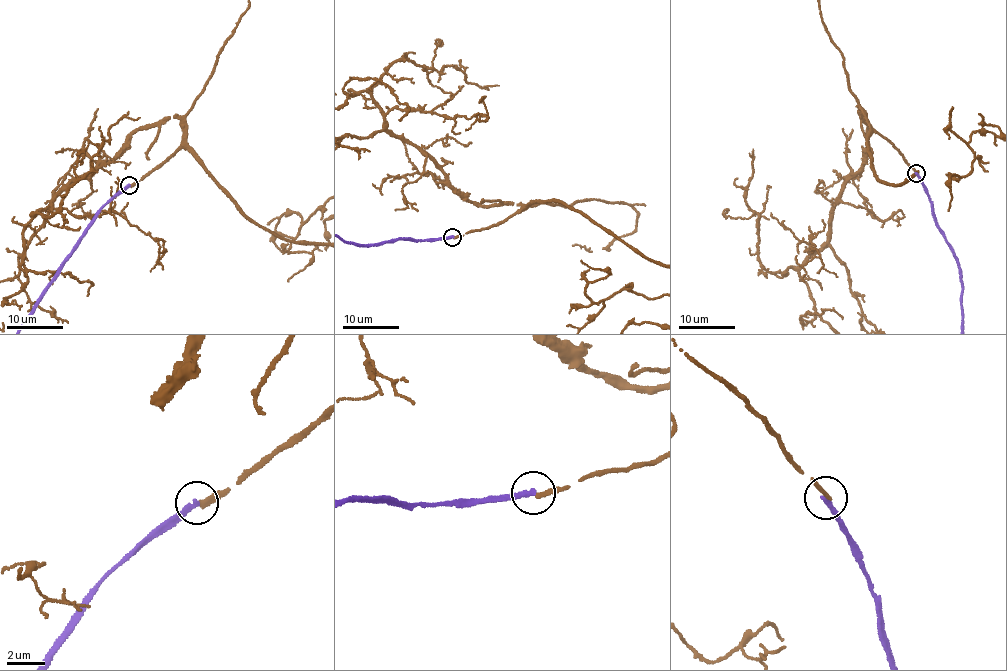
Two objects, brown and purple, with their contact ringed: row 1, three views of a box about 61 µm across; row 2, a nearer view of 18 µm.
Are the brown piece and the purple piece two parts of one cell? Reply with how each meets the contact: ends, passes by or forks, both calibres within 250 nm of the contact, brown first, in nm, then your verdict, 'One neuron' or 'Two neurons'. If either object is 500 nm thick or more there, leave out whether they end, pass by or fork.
At the ring brown ends. At the ring purple ends. Thickness 260 nm (brown) against 240 nm. Two neurons

